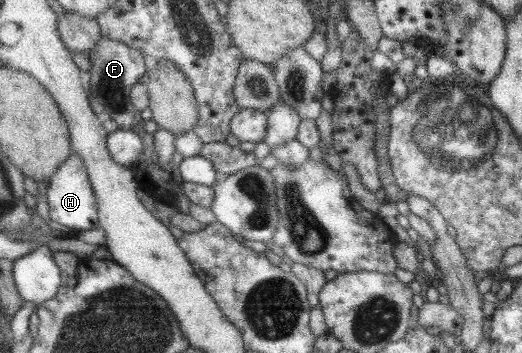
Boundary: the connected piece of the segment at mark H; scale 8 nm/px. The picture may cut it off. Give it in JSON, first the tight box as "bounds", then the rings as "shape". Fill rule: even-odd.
{"bounds":[47,154,100,233],"shape":[[[72,154],[67,162],[59,165],[57,172],[48,181],[47,197],[51,220],[68,226],[71,233],[89,231],[100,227],[97,198],[91,189],[85,162],[79,155]]]}

